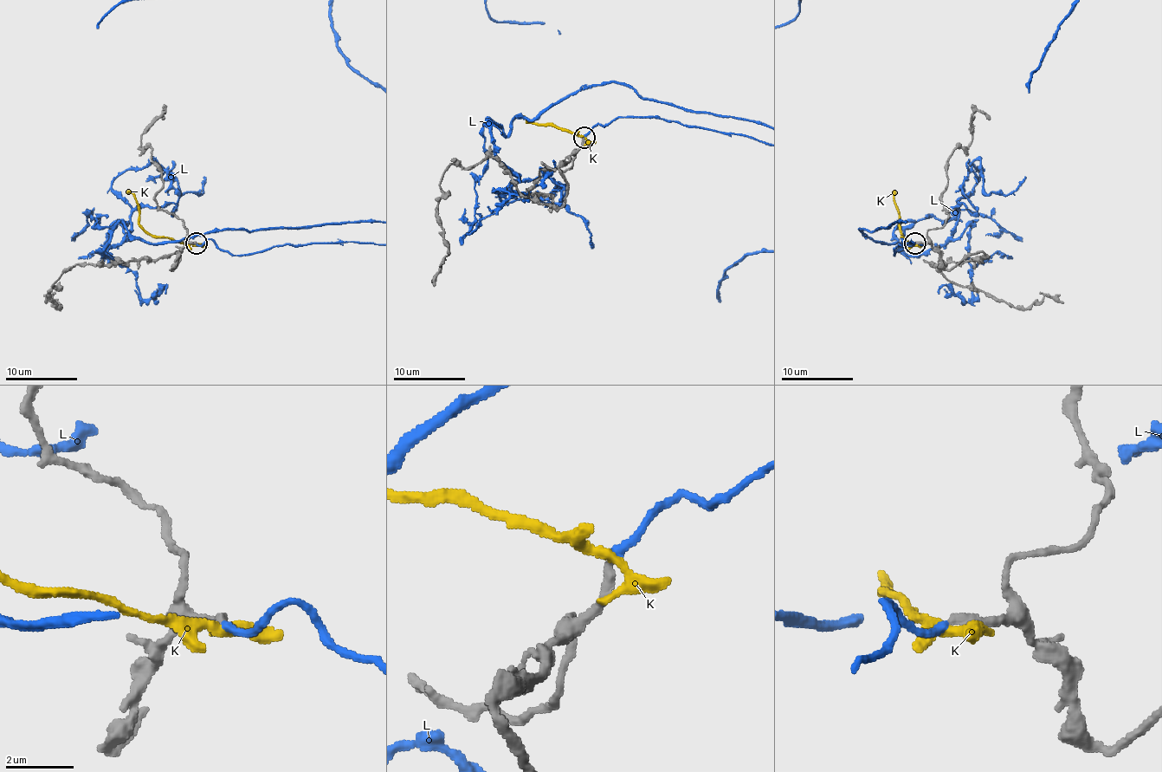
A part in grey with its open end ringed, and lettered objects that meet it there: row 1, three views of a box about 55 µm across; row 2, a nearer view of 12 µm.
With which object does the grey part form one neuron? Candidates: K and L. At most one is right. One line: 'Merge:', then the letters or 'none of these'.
Merge: L

